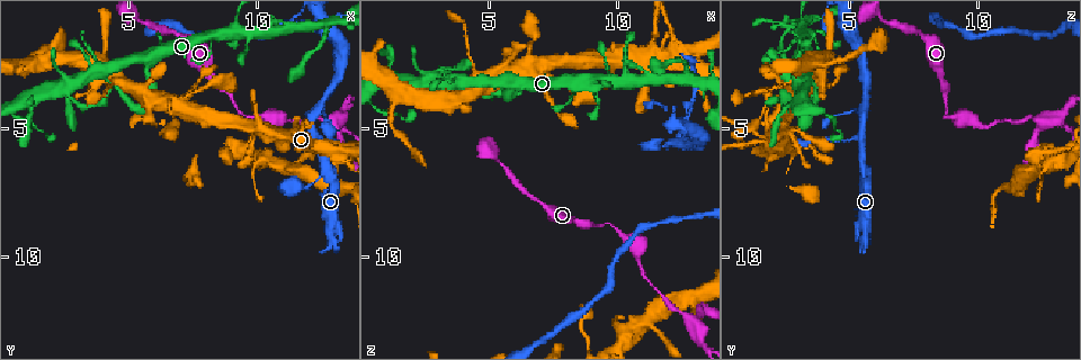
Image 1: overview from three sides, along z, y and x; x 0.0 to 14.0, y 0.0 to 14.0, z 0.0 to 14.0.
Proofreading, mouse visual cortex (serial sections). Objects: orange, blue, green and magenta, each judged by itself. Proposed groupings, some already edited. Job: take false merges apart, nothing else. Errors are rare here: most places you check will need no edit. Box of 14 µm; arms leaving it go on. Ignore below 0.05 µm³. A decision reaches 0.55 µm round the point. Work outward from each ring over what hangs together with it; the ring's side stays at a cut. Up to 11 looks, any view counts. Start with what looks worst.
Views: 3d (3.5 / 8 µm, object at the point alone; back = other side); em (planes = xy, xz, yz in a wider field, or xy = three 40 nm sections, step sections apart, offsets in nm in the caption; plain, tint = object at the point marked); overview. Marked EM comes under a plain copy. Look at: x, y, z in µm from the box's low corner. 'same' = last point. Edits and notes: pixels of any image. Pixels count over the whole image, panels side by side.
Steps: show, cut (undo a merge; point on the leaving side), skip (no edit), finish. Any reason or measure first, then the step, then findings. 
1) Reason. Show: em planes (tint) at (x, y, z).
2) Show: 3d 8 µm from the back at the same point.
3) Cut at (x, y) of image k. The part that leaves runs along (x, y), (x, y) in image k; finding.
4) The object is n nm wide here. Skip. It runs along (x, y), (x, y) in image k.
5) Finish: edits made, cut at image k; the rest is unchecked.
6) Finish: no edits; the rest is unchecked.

Abrupt turn. Show: 3d 3.5 µm at (12.3, 5.4, 5.5).

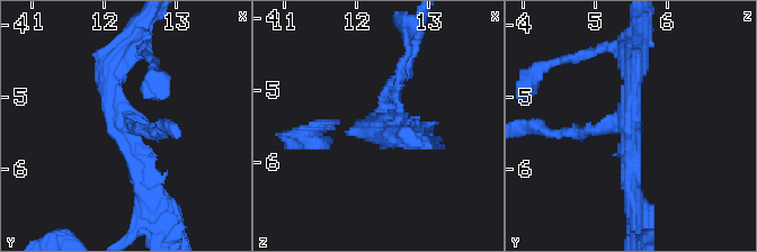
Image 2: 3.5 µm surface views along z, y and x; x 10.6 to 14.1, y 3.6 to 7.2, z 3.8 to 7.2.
Need the tissue. Show: em xy step 2 (tint) at (12.30, 5.35, 5.50).

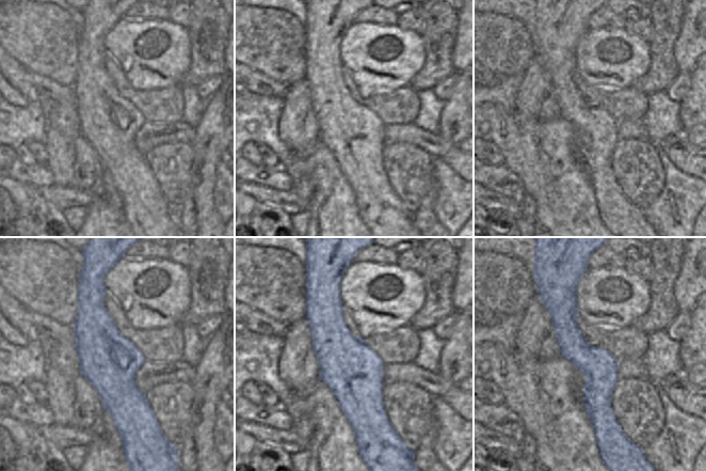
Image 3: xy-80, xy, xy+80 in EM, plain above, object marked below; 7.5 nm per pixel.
The arms are 150, 250, 250 nm wide. Skip. It runs along (574, 289), (568, 336), (598, 371), (603, 426) in image 3; all the same cell.

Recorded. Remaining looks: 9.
Thick turns thin. Show: 3d 3.5 µm at (12.9, 9.3, 5.6).

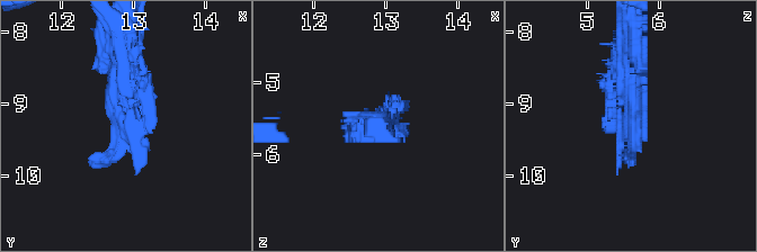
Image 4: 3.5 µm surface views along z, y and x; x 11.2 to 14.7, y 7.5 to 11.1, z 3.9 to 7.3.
Shape alone is not enough. Show: em xy step 3 (tint) at (12.85, 9.30, 5.65).

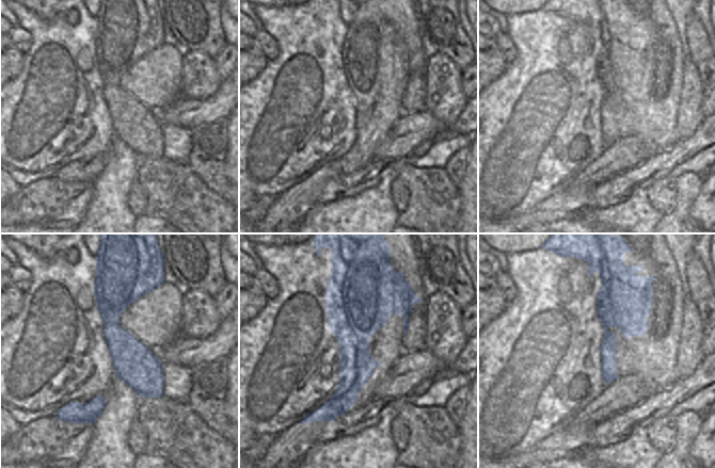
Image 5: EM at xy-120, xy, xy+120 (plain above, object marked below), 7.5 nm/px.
Skip. One cell here.

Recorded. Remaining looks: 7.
Sharp bend. Show: 3d 3.5 µm at (12.9, 4.8, 12.6).

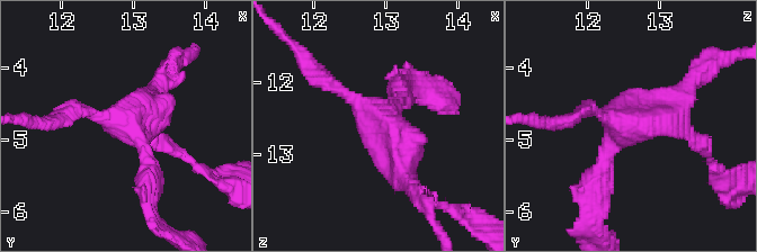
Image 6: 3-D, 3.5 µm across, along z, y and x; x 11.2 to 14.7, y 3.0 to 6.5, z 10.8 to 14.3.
4 arms meet here; the arms are 200, 250, 250, 400 nm wide; need the tissue. Show: em planes (tint) at (12.85, 4.75, 12.55).

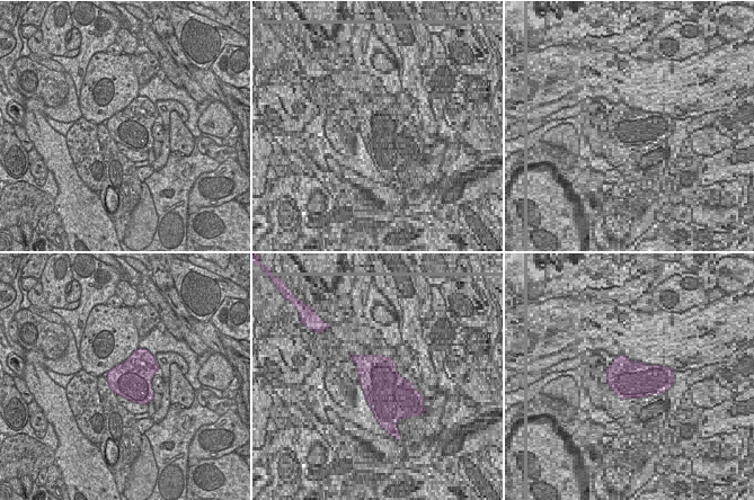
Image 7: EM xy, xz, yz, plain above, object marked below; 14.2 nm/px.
Show: em xy step 5 (tint) at the same point.

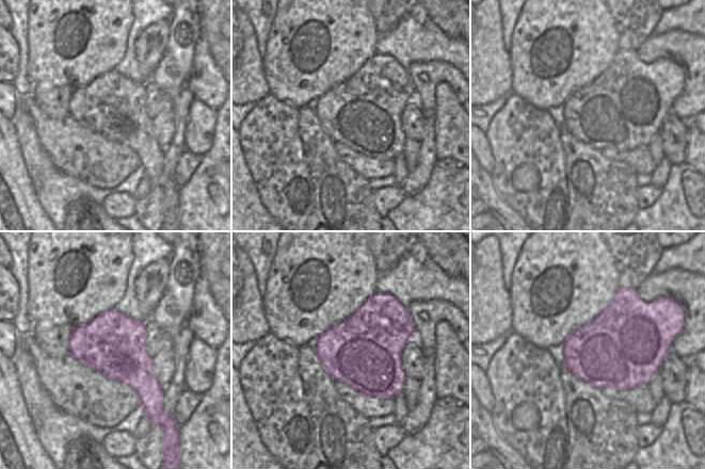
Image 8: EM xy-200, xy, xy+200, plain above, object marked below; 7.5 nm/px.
Skip. It runs along (319, 75), (398, 142), (404, 179) in image 6; one cell here.

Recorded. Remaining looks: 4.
Sharp bend. Show: 3d 8 µm at (12.6, 0.9, 3.1).

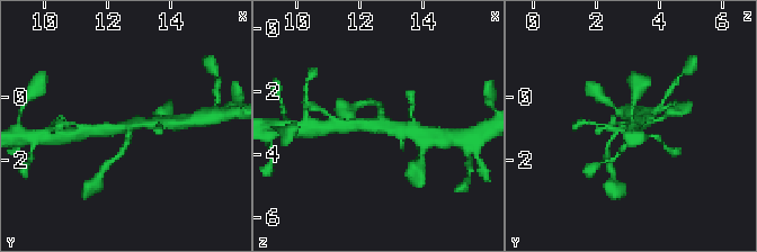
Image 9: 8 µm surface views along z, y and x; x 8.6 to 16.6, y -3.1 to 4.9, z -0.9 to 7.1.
Show: 3d 3.5 µm at (12.6, 0.9, 3.2).

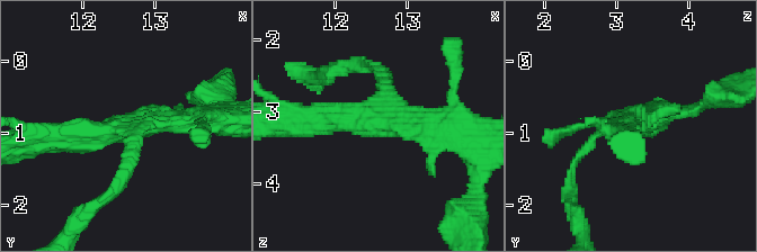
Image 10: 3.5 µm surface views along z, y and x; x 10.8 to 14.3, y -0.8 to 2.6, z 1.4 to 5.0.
The arms are 150, 350, 350 nm wide. Skip. Continuous, no second cell.

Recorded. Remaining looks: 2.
Finish: no edits; the rest is unchecked.

